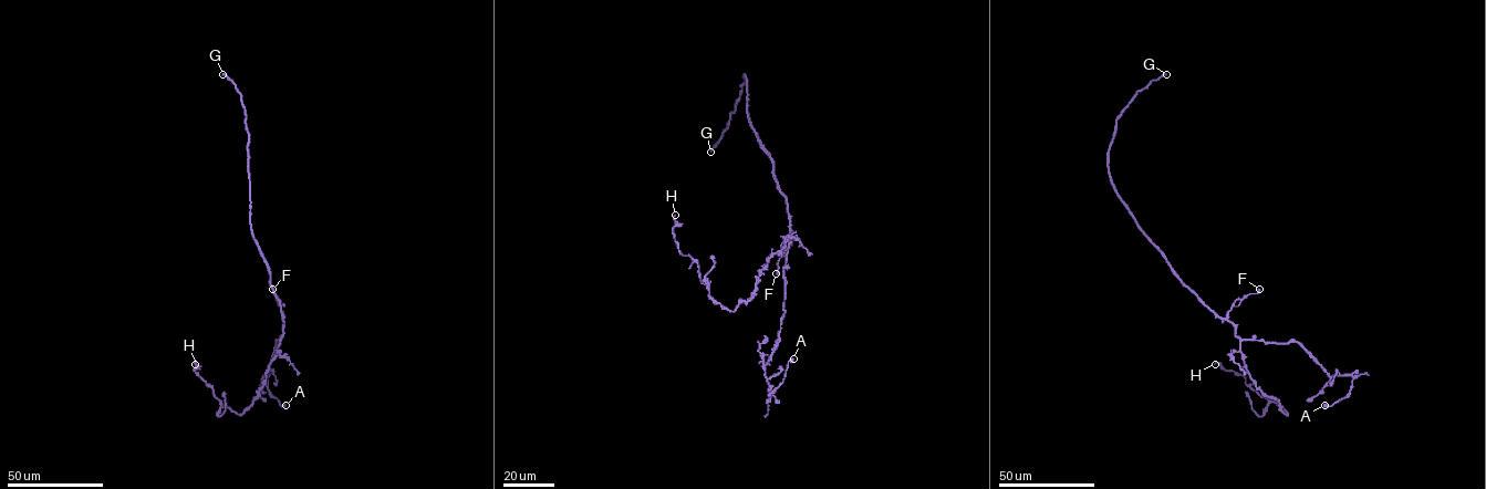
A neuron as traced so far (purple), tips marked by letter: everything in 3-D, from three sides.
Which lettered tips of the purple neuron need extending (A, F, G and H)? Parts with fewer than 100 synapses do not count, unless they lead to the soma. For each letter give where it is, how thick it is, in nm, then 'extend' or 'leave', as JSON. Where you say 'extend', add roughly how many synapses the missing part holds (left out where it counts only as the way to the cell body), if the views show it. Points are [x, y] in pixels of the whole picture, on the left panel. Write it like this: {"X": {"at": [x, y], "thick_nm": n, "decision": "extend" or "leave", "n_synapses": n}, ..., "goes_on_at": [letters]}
{"A": {"at": [286, 405], "thick_nm": 700, "decision": "leave"}, "F": {"at": [272, 289], "thick_nm": 600, "decision": "leave"}, "G": {"at": [222, 74], "thick_nm": 360, "decision": "extend", "n_synapses": 750}, "H": {"at": [195, 364], "thick_nm": 110, "decision": "leave"}, "goes_on_at": ["G"]}

